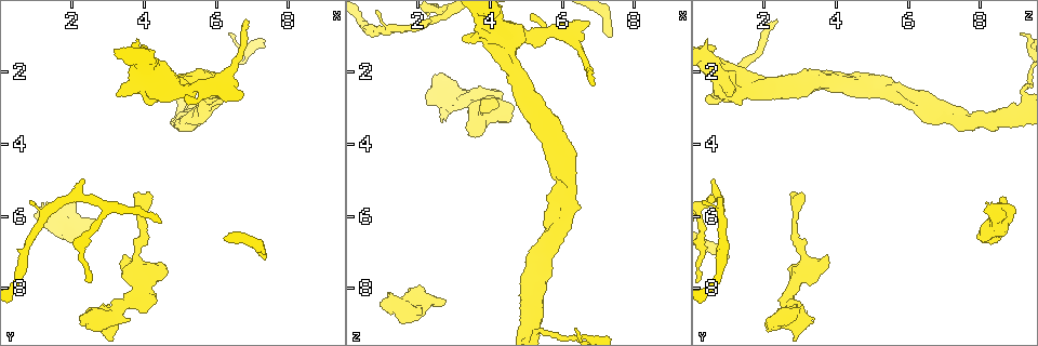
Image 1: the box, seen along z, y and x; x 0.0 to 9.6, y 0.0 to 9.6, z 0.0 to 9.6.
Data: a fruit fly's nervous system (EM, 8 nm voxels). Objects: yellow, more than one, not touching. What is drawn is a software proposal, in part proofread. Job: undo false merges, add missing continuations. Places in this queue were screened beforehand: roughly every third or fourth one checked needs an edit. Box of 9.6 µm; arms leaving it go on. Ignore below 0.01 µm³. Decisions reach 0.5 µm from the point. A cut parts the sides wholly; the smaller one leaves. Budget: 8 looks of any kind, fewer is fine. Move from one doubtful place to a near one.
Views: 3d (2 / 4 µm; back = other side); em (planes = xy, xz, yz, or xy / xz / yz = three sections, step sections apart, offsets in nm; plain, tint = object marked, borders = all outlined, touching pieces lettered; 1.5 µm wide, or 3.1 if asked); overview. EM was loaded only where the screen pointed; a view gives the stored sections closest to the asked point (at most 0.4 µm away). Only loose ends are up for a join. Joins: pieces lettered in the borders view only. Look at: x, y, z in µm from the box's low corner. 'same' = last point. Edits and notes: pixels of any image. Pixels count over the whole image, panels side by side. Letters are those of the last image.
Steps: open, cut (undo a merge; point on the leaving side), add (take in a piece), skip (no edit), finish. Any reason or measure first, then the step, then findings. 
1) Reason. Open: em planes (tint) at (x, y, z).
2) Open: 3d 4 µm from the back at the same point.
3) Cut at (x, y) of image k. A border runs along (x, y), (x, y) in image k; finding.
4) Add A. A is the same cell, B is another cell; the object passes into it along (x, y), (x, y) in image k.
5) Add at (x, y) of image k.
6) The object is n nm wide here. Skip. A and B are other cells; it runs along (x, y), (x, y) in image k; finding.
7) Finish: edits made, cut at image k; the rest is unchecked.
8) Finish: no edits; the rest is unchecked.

Branch stops here. Open: 3d 2 µm at (5.40, 3.40, 6.70).

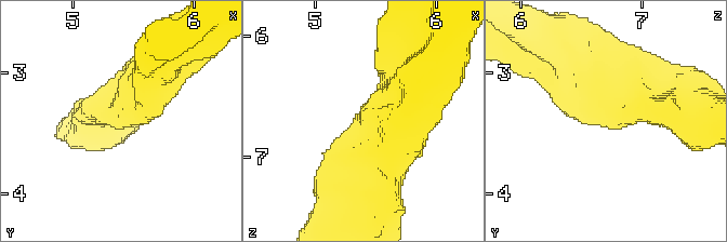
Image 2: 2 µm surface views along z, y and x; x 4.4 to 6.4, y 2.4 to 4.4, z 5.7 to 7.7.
Open: em planes (plain) at (5.40, 3.42, 6.76).

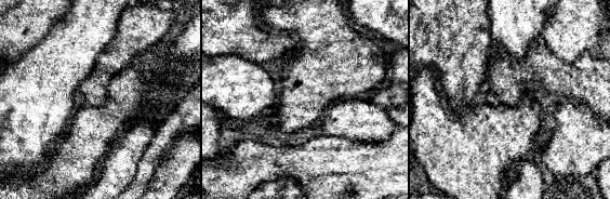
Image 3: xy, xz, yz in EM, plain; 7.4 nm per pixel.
Open: em planes (borders) at the same point.

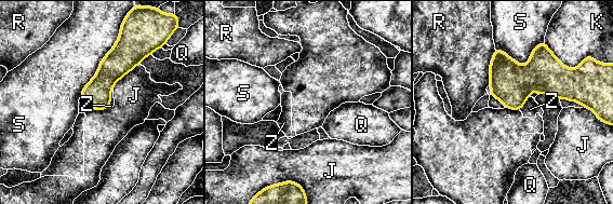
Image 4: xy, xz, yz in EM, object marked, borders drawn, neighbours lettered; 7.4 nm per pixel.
Skip. J, K, Q, R, S and Z are other cells; a border runs along (531, 96), (519, 109) in image 4; none of them fits.

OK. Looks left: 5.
Sudden change in width. Open: em planes (borders) at (6.45, 1.80, 1.35).

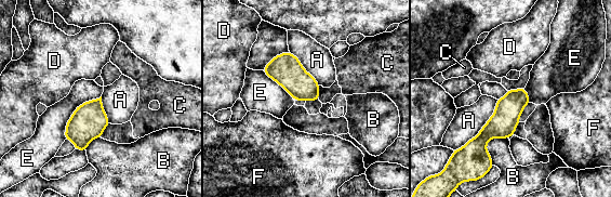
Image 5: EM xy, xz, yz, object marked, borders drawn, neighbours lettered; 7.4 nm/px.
The longest contact is with A, 460 nm. Skip. A, B, C, D, E and F are other cells; it runs along (522, 91), (480, 140), (480, 150) in image 5; all the same cell.

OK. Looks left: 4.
Stops while still wide. Open: em planes (borders) at (3.50, 7.05, 3.80).

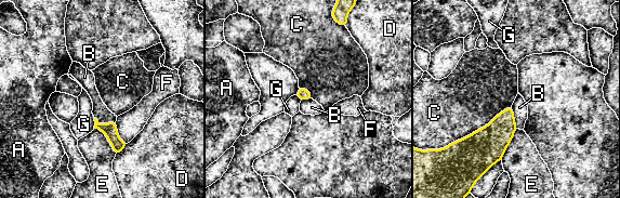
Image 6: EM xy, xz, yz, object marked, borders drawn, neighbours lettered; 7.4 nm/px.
Skip. A, B, C, D, E, F and G are other cells; a border runs along (94, 117), (100, 123), (115, 120) in image 6; none of them fits.

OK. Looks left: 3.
Finish: no edits; the rest is unchecked.

